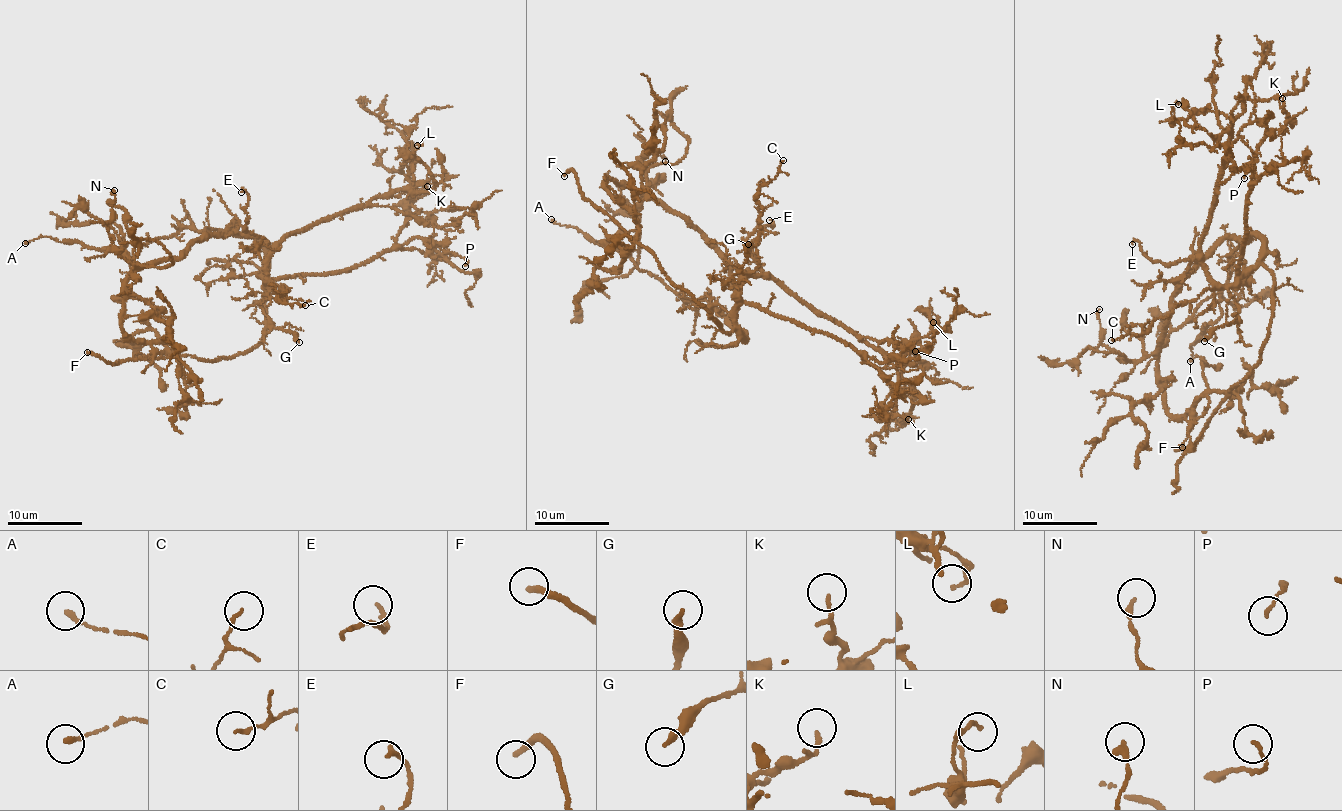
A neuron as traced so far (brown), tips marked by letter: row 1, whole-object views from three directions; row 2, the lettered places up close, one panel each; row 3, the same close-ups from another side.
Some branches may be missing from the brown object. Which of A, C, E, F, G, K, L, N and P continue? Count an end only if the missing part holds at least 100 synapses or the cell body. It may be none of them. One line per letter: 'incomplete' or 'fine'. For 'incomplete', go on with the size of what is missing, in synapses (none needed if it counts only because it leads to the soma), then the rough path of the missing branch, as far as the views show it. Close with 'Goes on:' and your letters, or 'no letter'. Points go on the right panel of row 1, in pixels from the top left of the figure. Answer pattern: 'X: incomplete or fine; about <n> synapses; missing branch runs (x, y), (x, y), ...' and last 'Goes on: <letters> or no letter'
A: fine
C: fine
E: fine
F: incomplete; missing branch runs (1182, 447), (1200, 454), (1208, 467), (1207, 476), (1218, 487), (1241, 493), (1239, 490)
G: fine
K: fine
L: fine
N: fine
P: fine
Goes on: F

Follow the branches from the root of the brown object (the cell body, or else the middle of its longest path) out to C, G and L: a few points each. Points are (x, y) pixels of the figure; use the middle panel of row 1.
C: (750, 271), (762, 272), (746, 275), (758, 261), (762, 207), (757, 197), (783, 160)
G: (750, 271), (762, 272), (751, 274), (738, 286), (723, 286), (739, 273), (748, 244)
L: (750, 271), (770, 274), (804, 302), (894, 356), (932, 330), (927, 313), (936, 315), (933, 322)

